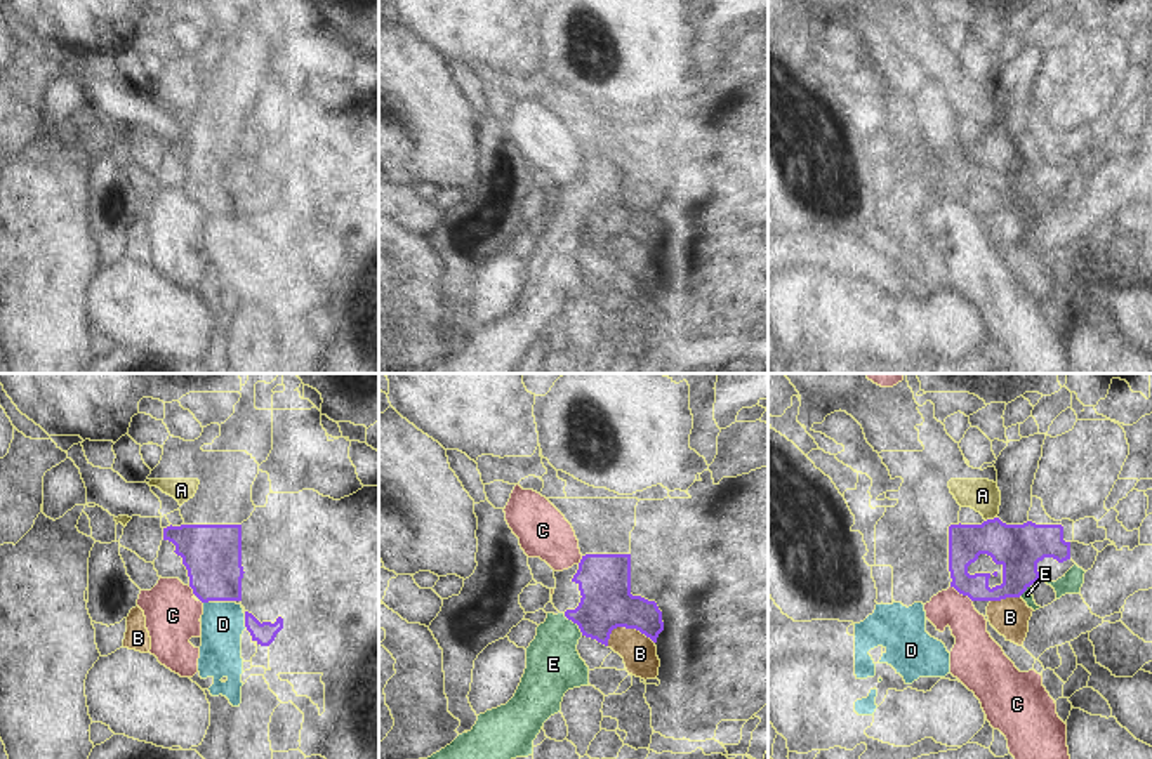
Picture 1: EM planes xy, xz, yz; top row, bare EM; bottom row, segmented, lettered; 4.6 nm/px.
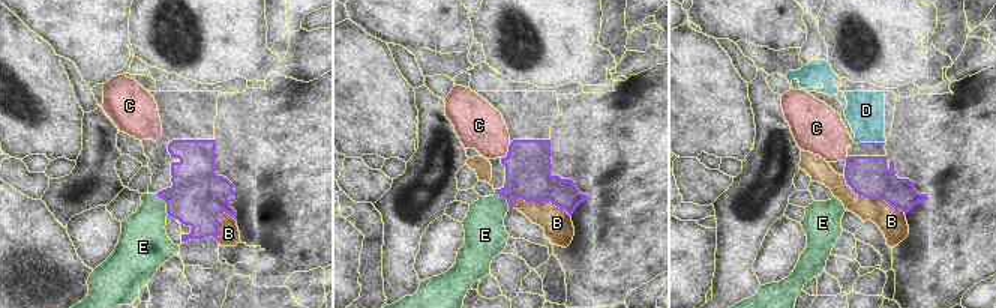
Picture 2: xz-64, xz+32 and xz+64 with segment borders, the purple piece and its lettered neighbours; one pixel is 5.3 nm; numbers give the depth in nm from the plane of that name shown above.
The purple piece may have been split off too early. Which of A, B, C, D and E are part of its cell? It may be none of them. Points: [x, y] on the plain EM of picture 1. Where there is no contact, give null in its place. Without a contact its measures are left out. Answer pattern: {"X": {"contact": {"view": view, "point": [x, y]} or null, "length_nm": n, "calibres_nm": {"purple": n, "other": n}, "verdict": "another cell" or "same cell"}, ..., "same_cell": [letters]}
{"A": {"contact": {"view": "yz", "point": [991, 131]}, "length_nm": 60, "calibres_nm": {"purple": 220, "other": 150}, "verdict": "another cell"}, "B": {"contact": {"view": "xz", "point": [629, 238]}, "length_nm": 220, "calibres_nm": {"purple": 240, "other": 160}, "verdict": "another cell"}, "C": {"contact": {"view": "yz", "point": [961, 204]}, "length_nm": 130, "calibres_nm": {"purple": 170, "other": 180}, "verdict": "another cell"}, "D": {"contact": {"view": "xy", "point": [245, 231]}, "length_nm": 70, "calibres_nm": {"purple": 100, "other": 200}, "verdict": "same cell"}, "E": {"contact": {"view": "xz", "point": [576, 233]}, "length_nm": 140, "calibres_nm": {"purple": 240, "other": 260}, "verdict": "another cell"}, "same_cell": ["D"]}

